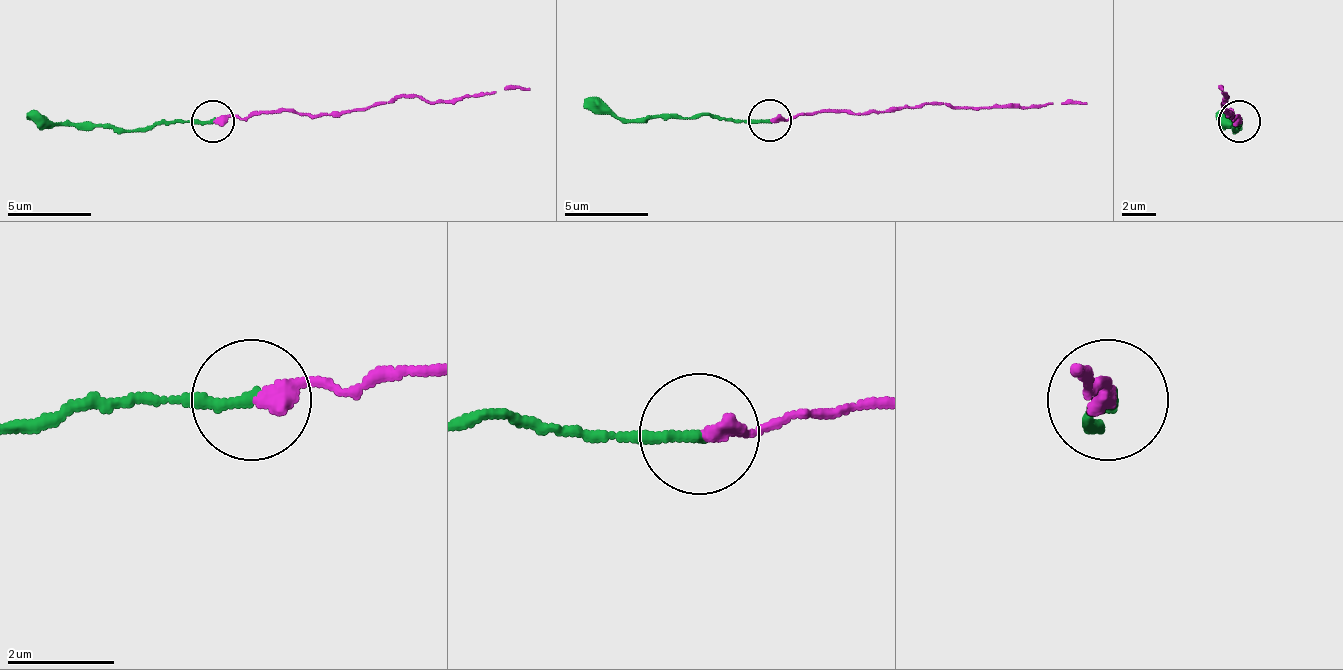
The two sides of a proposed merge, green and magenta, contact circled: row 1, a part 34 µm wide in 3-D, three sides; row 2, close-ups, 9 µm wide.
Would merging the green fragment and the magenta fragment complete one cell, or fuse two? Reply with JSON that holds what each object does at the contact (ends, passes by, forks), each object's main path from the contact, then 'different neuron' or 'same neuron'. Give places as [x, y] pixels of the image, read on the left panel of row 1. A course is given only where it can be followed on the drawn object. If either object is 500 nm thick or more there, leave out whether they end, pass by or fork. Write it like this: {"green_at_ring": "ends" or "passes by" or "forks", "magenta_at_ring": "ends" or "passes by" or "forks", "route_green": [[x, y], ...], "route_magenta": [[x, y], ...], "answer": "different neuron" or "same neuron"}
{"green_at_ring": "ends", "magenta_at_ring": "ends", "route_green": [[211, 120], [161, 120], [148, 129], [38, 124], [26, 116]], "route_magenta": [[211, 120], [262, 112], [334, 116], [397, 99], [456, 103], [516, 86], [528, 90]], "answer": "same neuron"}

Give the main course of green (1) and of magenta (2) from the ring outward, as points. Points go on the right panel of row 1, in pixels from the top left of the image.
1: (1240, 120), (1232, 129), (1240, 124), (1232, 124), (1219, 116)
2: (1240, 120), (1223, 107), (1227, 99), (1227, 103), (1223, 90)

